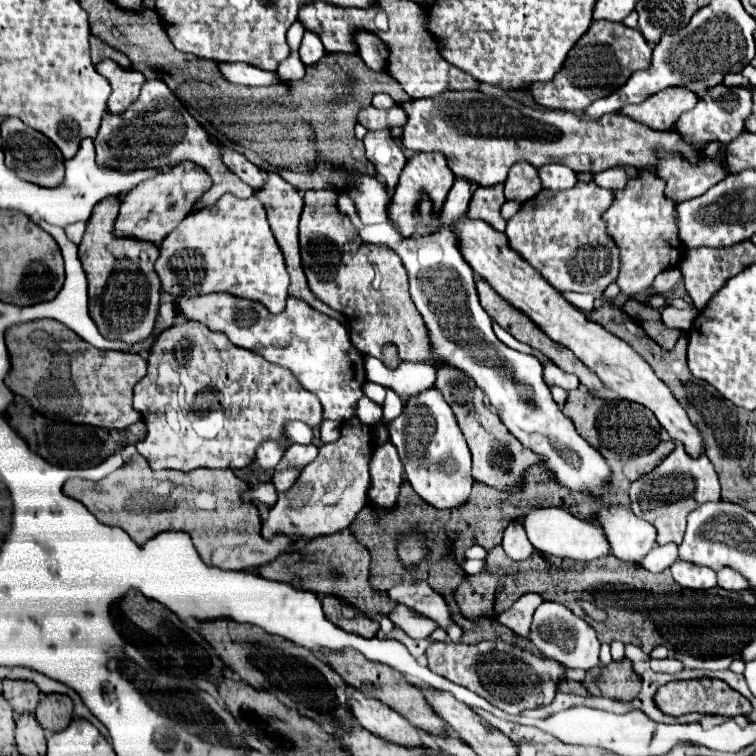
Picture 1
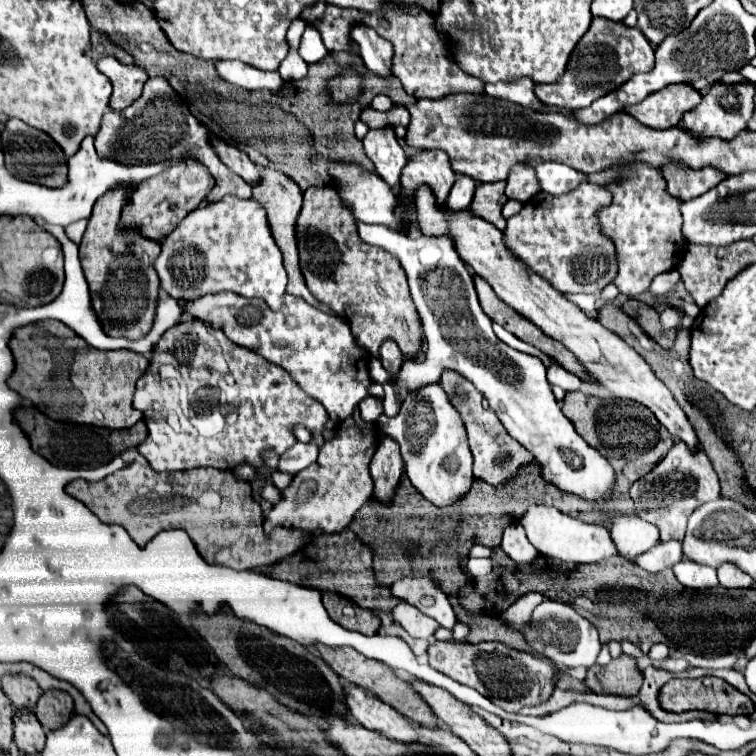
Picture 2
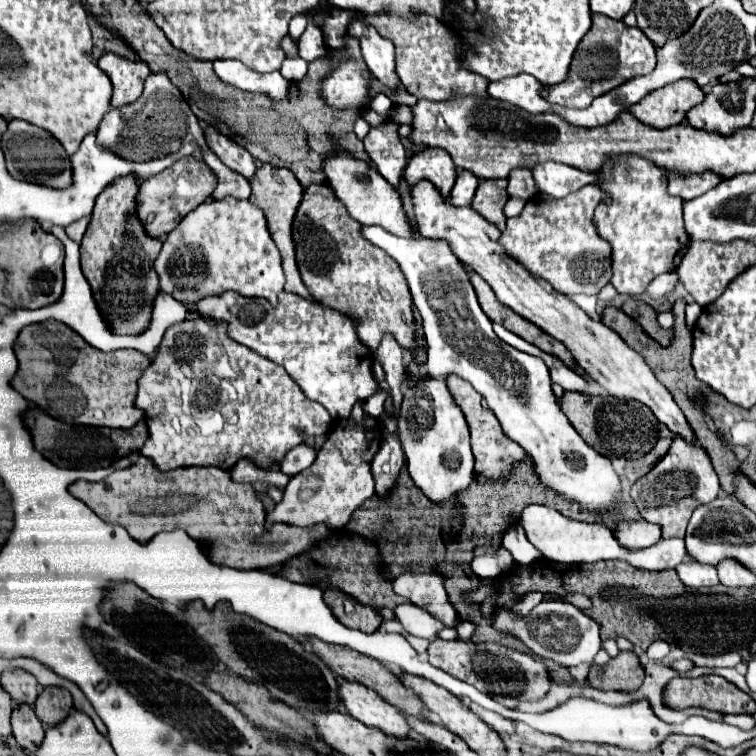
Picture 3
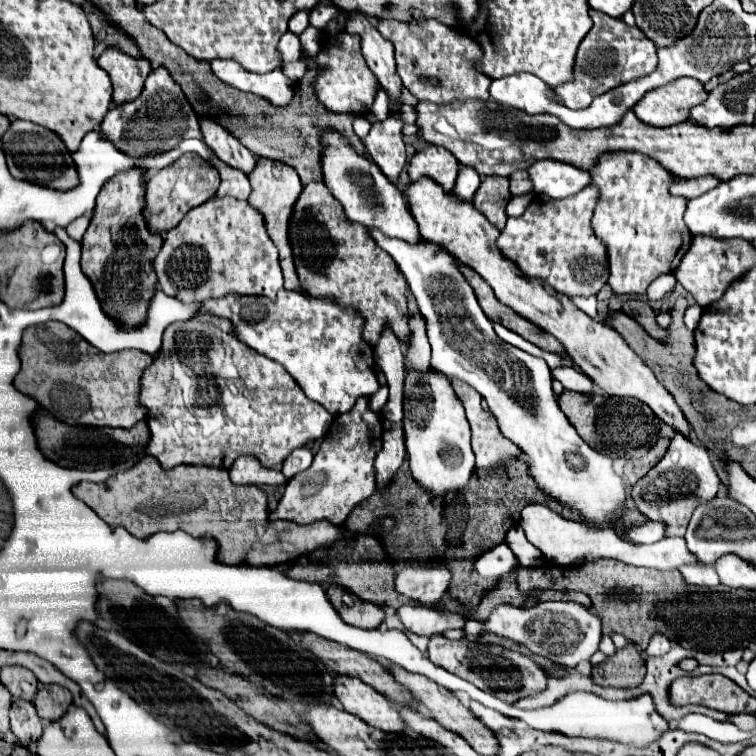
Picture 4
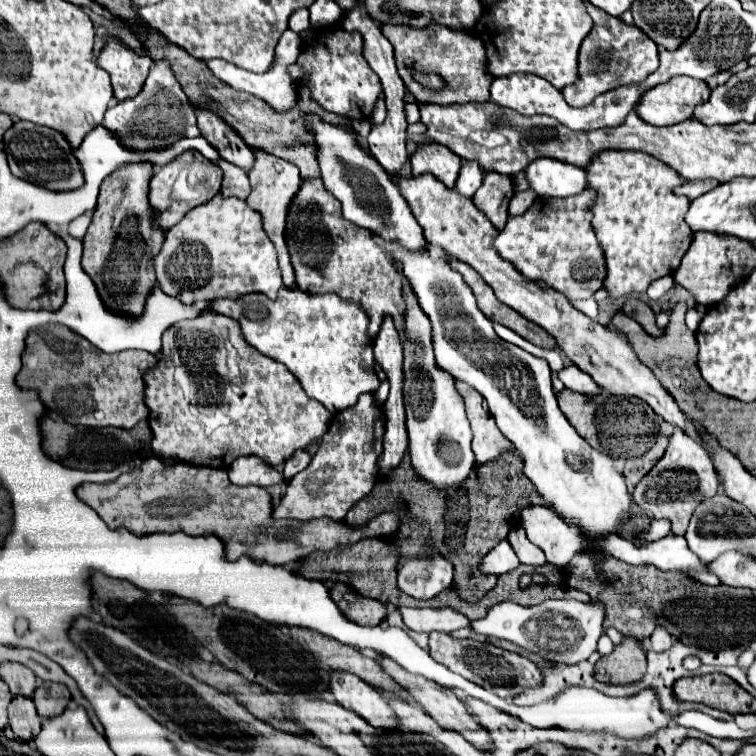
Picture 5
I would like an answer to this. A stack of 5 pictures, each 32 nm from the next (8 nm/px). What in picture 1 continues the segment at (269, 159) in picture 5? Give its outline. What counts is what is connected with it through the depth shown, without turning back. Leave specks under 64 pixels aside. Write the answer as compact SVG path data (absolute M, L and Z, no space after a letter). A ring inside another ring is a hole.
M270 170L270 172L266 172L264 188L256 190L254 196L256 196L256 198L262 202L262 206L266 208L268 224L270 224L272 234L274 234L274 238L276 238L276 242L278 242L282 254L284 254L286 270L288 270L288 274L290 274L288 294L290 294L290 296L296 296L296 298L302 298L302 300L308 302L312 308L316 308L316 310L320 310L320 312L324 312L324 314L328 314L328 316L334 316L334 318L338 318L340 322L348 324L344 316L340 316L336 310L324 306L324 304L310 292L310 288L308 288L308 284L306 284L306 276L304 276L304 270L302 270L302 264L300 264L300 250L298 250L298 218L300 218L300 212L302 212L302 196L300 196L298 188L294 188L292 184L288 184L278 172Z

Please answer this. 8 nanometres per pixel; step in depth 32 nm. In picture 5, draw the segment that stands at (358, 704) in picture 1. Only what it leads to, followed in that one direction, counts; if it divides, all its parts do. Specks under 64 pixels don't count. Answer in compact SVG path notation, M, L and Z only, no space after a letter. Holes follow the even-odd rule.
M330 670L328 690L336 698L338 704L342 704L348 710L354 710L368 724L376 728L398 726L398 720L392 708L382 700L382 696L376 692L374 686L366 684L358 676L340 672L340 670Z

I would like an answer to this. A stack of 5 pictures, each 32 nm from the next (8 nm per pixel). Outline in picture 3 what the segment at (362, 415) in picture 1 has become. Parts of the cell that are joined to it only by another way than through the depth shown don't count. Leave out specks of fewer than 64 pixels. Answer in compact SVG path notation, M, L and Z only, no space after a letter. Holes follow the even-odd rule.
M380 390L380 392L376 392L374 396L370 396L370 398L364 402L366 414L370 414L370 416L374 416L374 418L382 416L382 412L384 412L384 400L386 400L386 398L388 398L388 396L386 396L386 390Z

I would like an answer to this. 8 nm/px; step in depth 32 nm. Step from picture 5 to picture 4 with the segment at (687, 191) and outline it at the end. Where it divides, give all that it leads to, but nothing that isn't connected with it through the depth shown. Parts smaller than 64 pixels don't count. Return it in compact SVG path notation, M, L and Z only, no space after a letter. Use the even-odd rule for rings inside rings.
M706 176L706 178L698 178L698 180L680 180L670 190L674 196L684 196L684 198L692 200L692 198L698 198L700 194L712 190L714 186L718 186L718 180L712 176Z

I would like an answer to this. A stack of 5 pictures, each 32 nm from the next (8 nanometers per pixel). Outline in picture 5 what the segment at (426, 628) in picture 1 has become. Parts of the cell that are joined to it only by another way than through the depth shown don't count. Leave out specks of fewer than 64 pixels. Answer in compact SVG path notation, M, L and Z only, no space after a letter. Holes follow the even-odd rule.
M442 606L442 608L400 608L404 624L410 630L416 632L454 632L460 628L466 628L470 624L470 618L462 612L456 612L454 608Z

